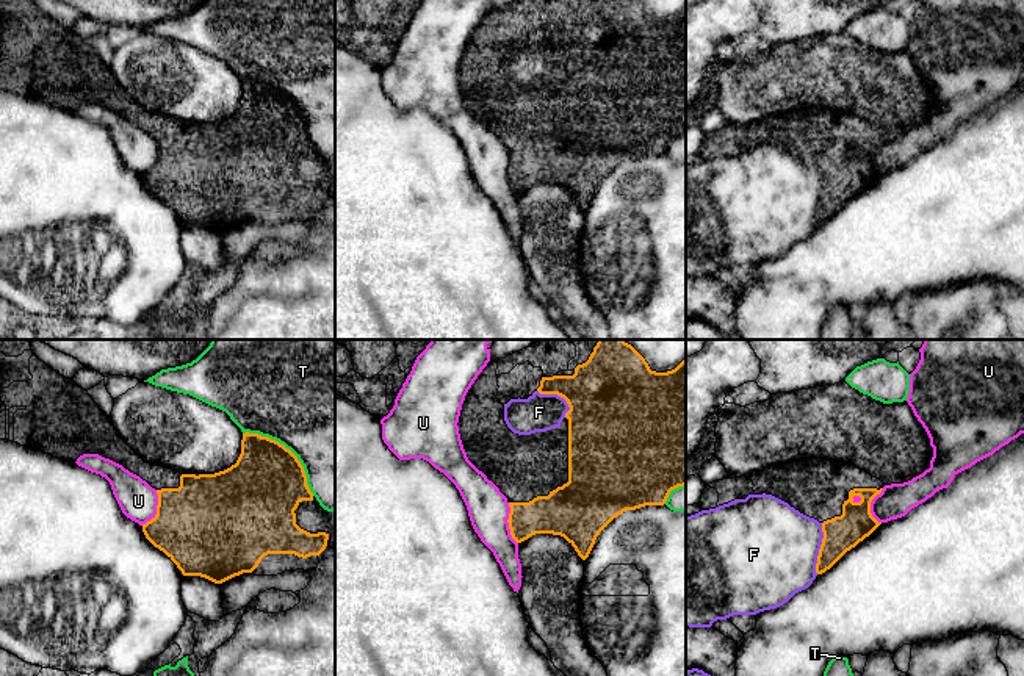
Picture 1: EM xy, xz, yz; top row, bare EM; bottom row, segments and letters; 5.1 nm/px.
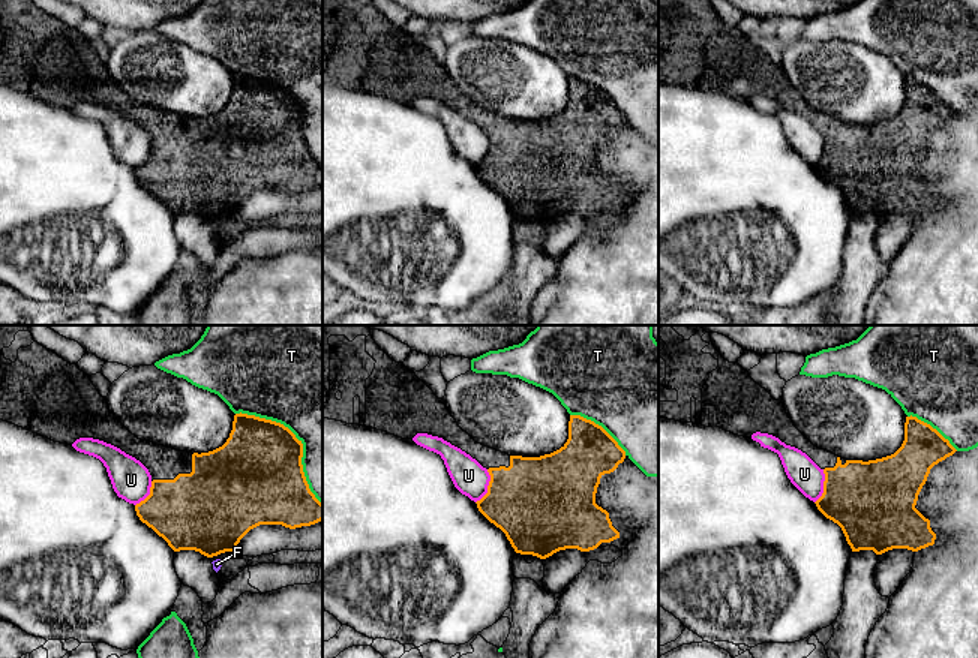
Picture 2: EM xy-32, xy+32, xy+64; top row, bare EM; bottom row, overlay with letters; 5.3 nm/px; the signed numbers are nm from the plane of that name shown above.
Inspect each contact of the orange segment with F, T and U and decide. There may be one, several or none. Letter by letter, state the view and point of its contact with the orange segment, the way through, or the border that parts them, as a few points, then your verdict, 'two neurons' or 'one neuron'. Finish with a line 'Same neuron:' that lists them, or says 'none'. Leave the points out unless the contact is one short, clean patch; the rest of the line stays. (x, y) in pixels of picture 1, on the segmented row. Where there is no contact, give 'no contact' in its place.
F: contact yz (821, 548); two neurons
T: contact xy (288, 449); two neurons
U: contact xz (508, 521); border xz (508, 503), (509, 534), (517, 543); two neurons
Same neuron: none

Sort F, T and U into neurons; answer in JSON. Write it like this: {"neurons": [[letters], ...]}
{"neurons": [["F"], ["T"], ["U"]]}

